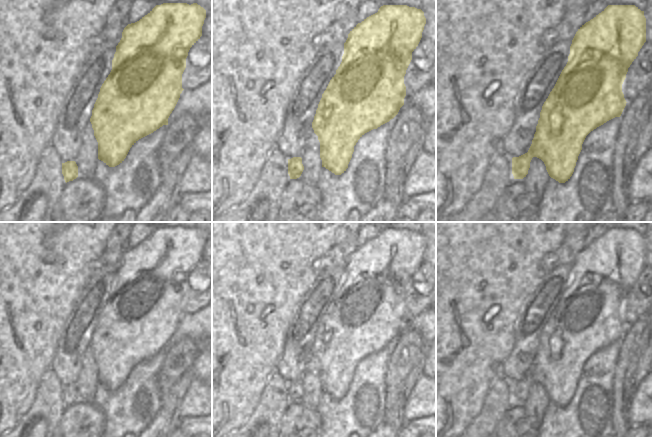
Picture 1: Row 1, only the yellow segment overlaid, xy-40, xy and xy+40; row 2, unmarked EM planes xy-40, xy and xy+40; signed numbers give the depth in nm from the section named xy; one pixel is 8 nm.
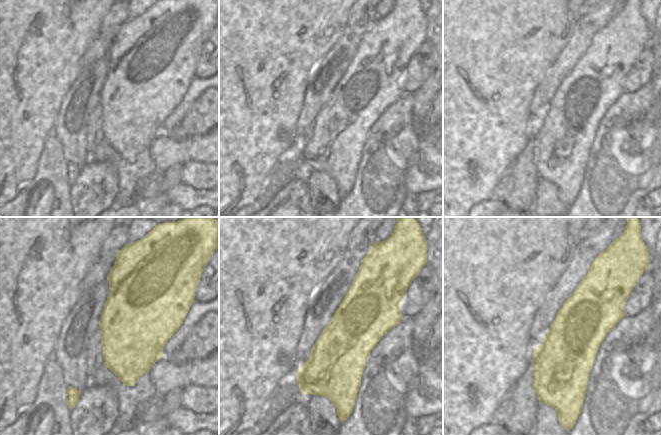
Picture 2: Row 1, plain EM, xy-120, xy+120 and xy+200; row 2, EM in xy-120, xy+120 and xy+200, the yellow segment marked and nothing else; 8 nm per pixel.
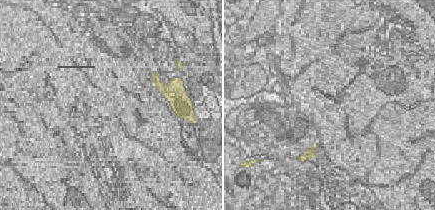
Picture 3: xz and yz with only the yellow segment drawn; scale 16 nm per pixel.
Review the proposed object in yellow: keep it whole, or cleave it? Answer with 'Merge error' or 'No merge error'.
No merge error

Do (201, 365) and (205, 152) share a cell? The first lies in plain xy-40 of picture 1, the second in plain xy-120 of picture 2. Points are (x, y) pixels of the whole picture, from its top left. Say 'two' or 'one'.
one

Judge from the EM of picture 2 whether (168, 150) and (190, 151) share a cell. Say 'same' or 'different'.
same

